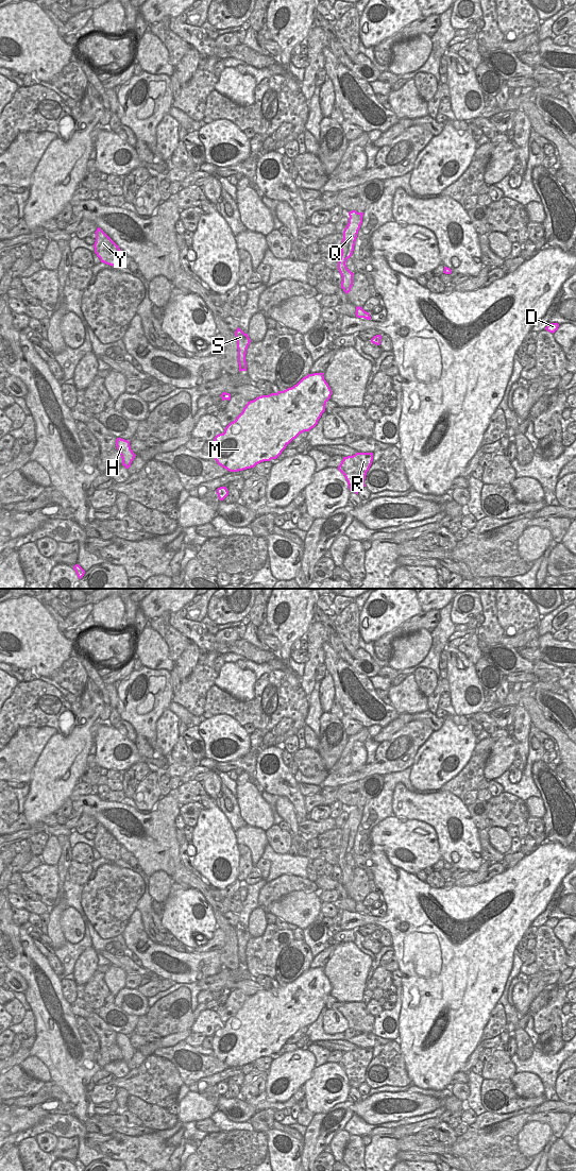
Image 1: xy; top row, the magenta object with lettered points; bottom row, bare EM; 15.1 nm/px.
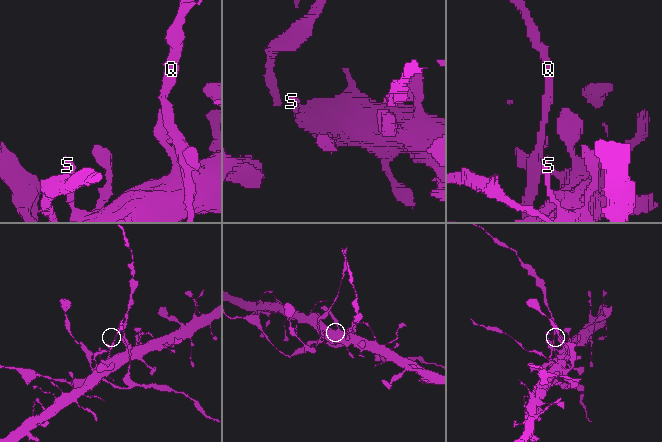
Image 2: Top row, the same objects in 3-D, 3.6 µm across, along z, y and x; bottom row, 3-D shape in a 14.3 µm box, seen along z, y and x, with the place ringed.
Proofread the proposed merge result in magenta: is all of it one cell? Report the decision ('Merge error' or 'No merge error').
Merge error

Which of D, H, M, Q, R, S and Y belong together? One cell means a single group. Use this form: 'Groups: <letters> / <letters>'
Groups: D H M S / Q R Y

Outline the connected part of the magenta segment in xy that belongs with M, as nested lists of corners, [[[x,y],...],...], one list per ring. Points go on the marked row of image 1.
[[[308,374],[291,388],[248,402],[224,432],[215,437],[211,454],[217,463],[230,472],[254,468],[260,462],[276,459],[300,434],[314,428],[332,395],[323,374]]]

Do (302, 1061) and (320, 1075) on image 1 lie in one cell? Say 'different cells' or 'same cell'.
different cells

